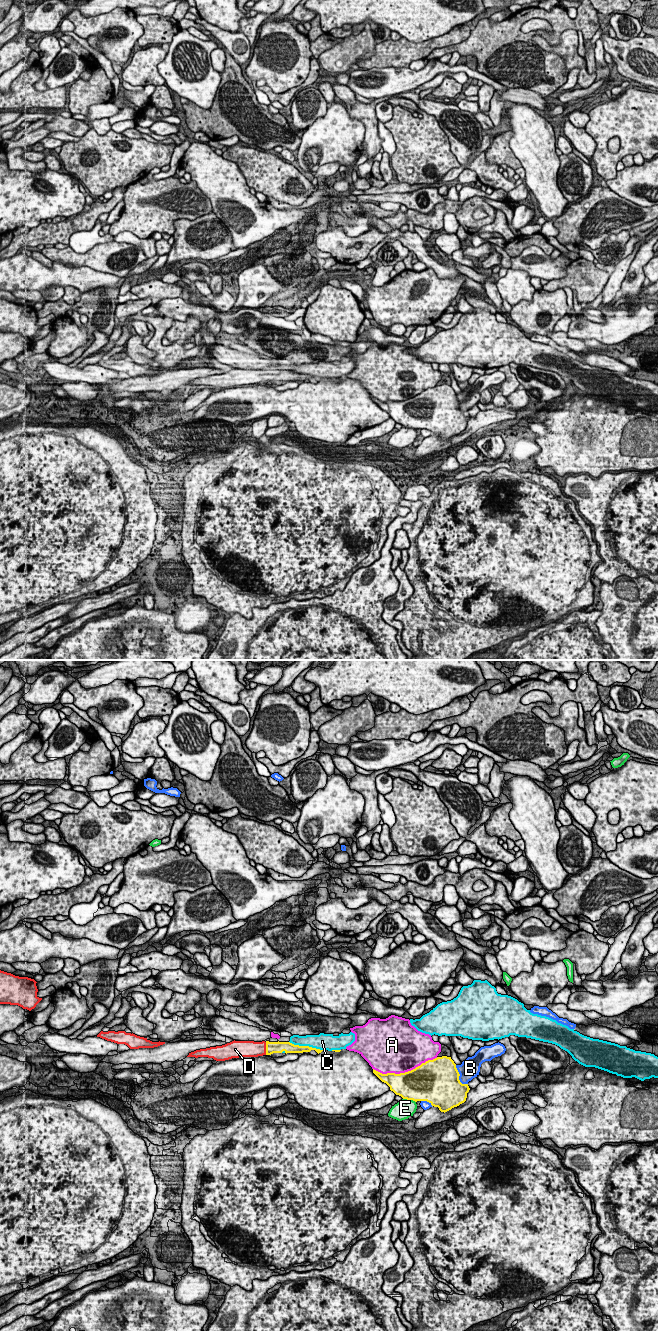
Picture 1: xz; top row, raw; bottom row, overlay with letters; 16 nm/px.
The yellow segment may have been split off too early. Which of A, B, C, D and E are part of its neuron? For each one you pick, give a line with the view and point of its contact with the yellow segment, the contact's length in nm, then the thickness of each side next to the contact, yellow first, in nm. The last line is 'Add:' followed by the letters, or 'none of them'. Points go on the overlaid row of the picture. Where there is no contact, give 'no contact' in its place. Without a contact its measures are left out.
D: meets yellow in xz at (266, 1048); contact 200 nm long; 190 nm thick on the yellow side, 260 nm on the other
Add: D

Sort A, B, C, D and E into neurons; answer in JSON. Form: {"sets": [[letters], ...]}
{"sets": [["A"], ["B"], ["C"], ["D"], ["E"]]}

